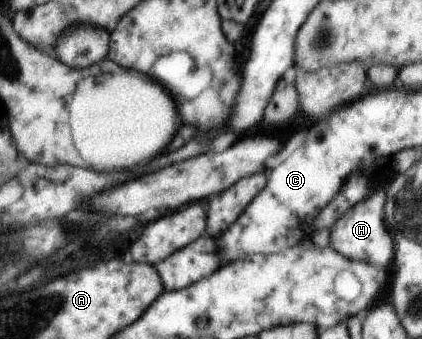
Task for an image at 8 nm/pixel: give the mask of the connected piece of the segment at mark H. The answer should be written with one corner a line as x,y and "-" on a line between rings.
385,192
371,194
358,202
345,216
342,216
332,227
329,244
348,259
366,262
385,270
395,262
397,246
389,228
385,228
385,210
387,196

